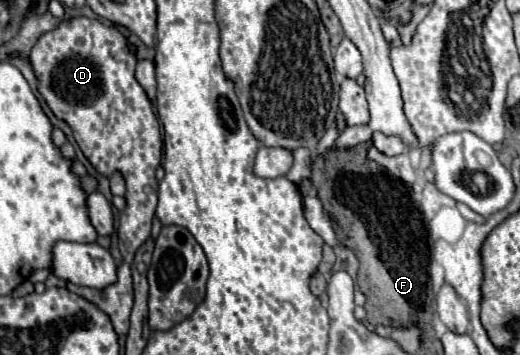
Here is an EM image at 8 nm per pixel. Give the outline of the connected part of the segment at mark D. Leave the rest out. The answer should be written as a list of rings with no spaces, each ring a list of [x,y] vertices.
[[[78,16],[64,20],[56,30],[42,34],[30,50],[30,62],[38,78],[40,94],[48,102],[50,110],[70,124],[78,146],[92,166],[106,176],[120,170],[126,178],[128,204],[118,216],[118,250],[124,258],[118,266],[118,282],[104,290],[68,284],[72,292],[92,300],[98,308],[108,312],[118,336],[126,336],[134,304],[130,262],[138,246],[150,236],[152,230],[158,200],[158,182],[154,172],[162,156],[158,118],[154,116],[144,88],[134,78],[134,48],[126,44],[124,36],[116,28],[86,16]]]

